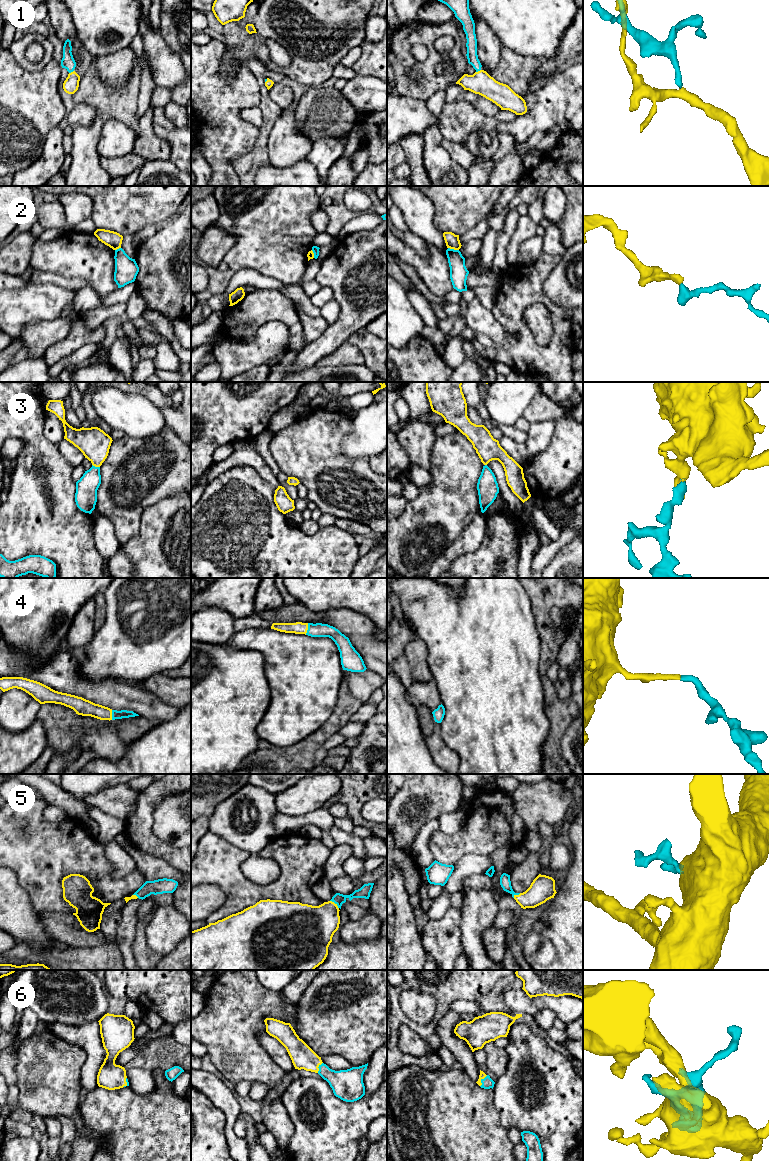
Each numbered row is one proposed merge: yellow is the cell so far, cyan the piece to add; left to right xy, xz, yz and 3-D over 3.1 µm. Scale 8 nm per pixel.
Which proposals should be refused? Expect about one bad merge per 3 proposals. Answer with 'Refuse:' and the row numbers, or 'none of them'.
Refuse: 2

